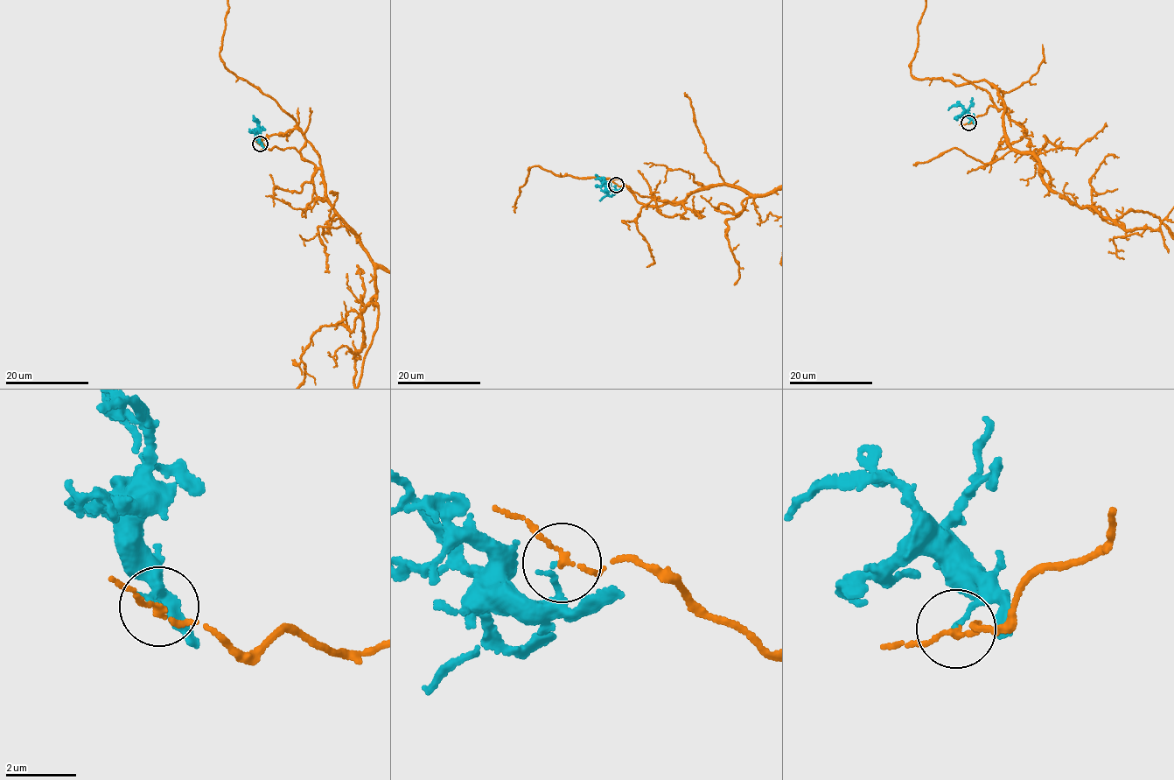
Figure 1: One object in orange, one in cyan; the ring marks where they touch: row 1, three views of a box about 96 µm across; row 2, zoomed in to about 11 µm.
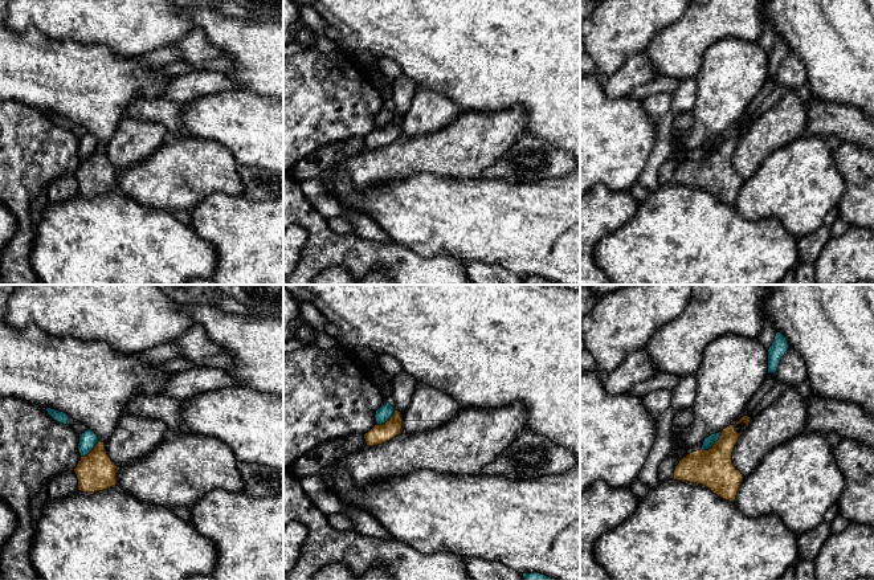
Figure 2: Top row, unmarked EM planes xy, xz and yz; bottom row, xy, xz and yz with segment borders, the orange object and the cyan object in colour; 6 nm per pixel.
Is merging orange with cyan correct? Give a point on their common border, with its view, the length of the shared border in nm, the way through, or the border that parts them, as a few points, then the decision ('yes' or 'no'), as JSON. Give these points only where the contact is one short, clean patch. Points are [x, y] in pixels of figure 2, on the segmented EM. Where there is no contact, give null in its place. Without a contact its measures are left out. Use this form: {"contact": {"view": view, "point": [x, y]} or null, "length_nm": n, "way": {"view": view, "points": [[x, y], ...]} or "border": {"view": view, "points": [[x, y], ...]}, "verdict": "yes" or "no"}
{"contact": {"view": "yz", "point": [713, 445]}, "length_nm": 170, "border": {"view": "yz", "points": [[722, 432], [710, 448], [701, 449]]}, "verdict": "no"}

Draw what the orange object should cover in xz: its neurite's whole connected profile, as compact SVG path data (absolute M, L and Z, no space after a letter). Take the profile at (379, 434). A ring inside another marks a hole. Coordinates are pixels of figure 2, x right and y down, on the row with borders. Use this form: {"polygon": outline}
{"polygon": "M395 409L393 416L381 425L375 425L368 433L364 434L367 446L381 445L401 433L403 418L401 412Z"}

